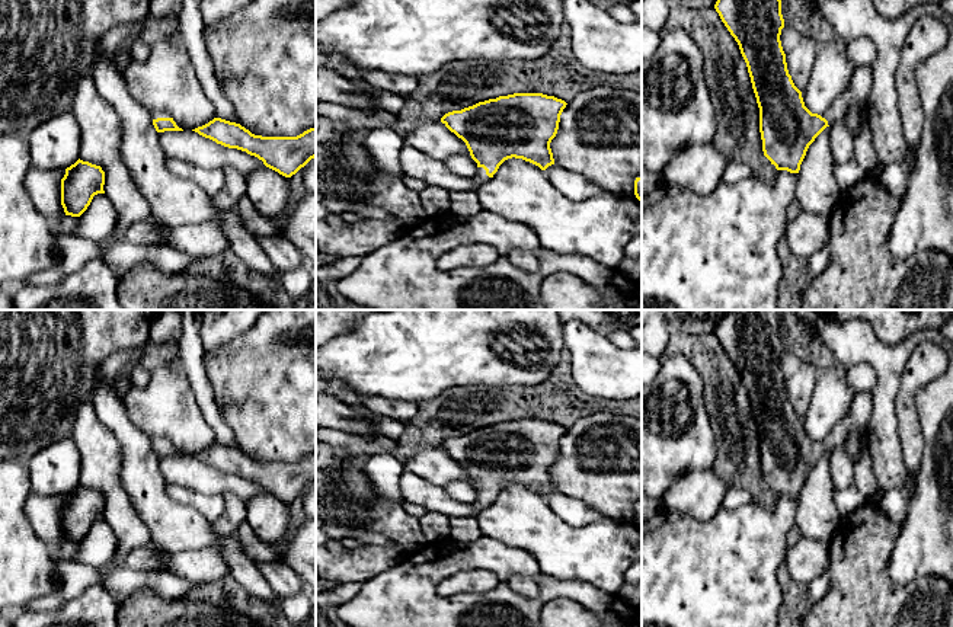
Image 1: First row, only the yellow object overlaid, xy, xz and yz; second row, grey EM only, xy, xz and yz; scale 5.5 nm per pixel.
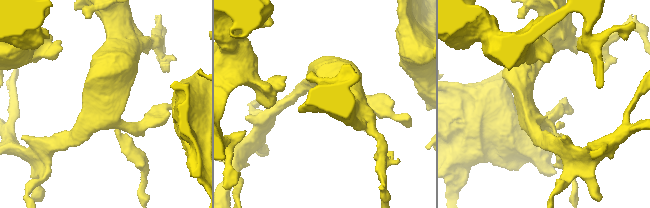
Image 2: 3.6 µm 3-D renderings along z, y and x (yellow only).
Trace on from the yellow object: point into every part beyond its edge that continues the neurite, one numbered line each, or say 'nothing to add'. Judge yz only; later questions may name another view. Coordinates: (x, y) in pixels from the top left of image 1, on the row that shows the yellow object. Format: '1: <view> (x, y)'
1: yz (857, 92)

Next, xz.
1: xz (480, 179)

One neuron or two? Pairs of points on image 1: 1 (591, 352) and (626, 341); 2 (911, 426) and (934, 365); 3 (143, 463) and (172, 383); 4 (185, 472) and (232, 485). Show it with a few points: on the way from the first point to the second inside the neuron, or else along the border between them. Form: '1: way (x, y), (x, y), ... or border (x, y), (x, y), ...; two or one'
1: border (607, 338), (626, 348); two
2: way (908, 410), (908, 390), (918, 380); one
3: border (125, 412), (149, 437); two
4: way (197, 476), (220, 483); one

